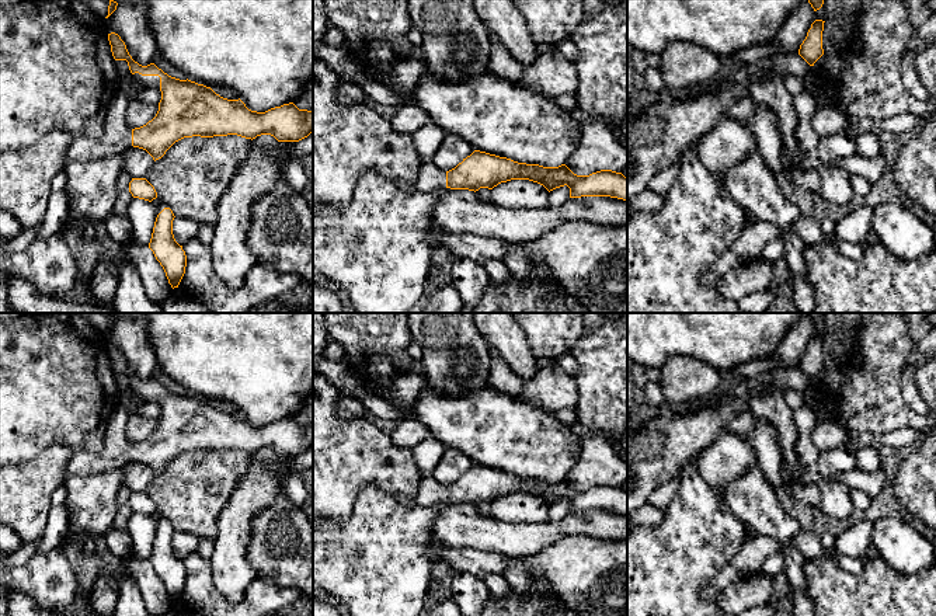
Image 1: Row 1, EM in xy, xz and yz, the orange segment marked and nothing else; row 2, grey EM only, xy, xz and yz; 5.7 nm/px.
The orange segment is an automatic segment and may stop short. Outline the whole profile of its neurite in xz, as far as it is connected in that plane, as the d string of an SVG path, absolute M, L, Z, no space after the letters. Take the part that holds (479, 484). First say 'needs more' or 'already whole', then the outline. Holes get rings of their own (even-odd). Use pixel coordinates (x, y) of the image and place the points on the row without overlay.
needs more; M474 464L449 486L439 484L431 476L422 478L413 501L420 507L443 501L476 507L480 502L493 504L511 494L529 494L543 500L549 507L567 500L570 512L610 511L627 515L627 491L622 487L601 484L589 490L577 490L566 478L543 481L480 464Z

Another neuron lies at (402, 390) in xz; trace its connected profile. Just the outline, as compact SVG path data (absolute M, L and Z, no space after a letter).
M401 375L387 384L387 400L394 406L414 406L418 394L428 387L425 375Z

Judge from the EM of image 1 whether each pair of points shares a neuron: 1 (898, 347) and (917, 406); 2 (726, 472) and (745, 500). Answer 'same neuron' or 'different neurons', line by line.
1: different neurons
2: different neurons

